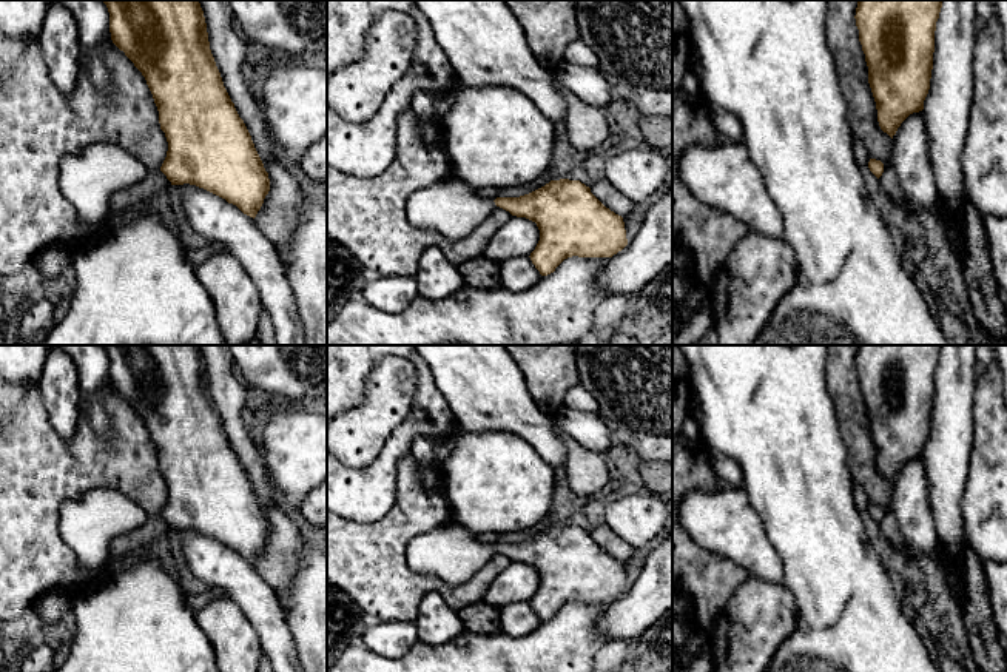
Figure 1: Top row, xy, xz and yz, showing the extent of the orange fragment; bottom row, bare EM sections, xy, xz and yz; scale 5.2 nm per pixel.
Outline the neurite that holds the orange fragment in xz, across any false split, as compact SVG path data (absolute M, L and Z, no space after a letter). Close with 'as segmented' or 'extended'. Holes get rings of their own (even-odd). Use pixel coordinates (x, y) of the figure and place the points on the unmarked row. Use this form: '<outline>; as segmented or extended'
M453 522L421 533L406 546L410 570L440 578L450 586L469 581L487 561L500 552L512 561L537 569L540 586L530 598L530 606L541 621L547 621L567 603L612 603L628 590L623 563L606 553L580 526L551 526L544 532L520 541L483 544L475 533Z; extended

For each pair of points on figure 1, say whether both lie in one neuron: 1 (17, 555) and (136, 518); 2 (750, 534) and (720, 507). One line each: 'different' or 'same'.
1: different
2: same

